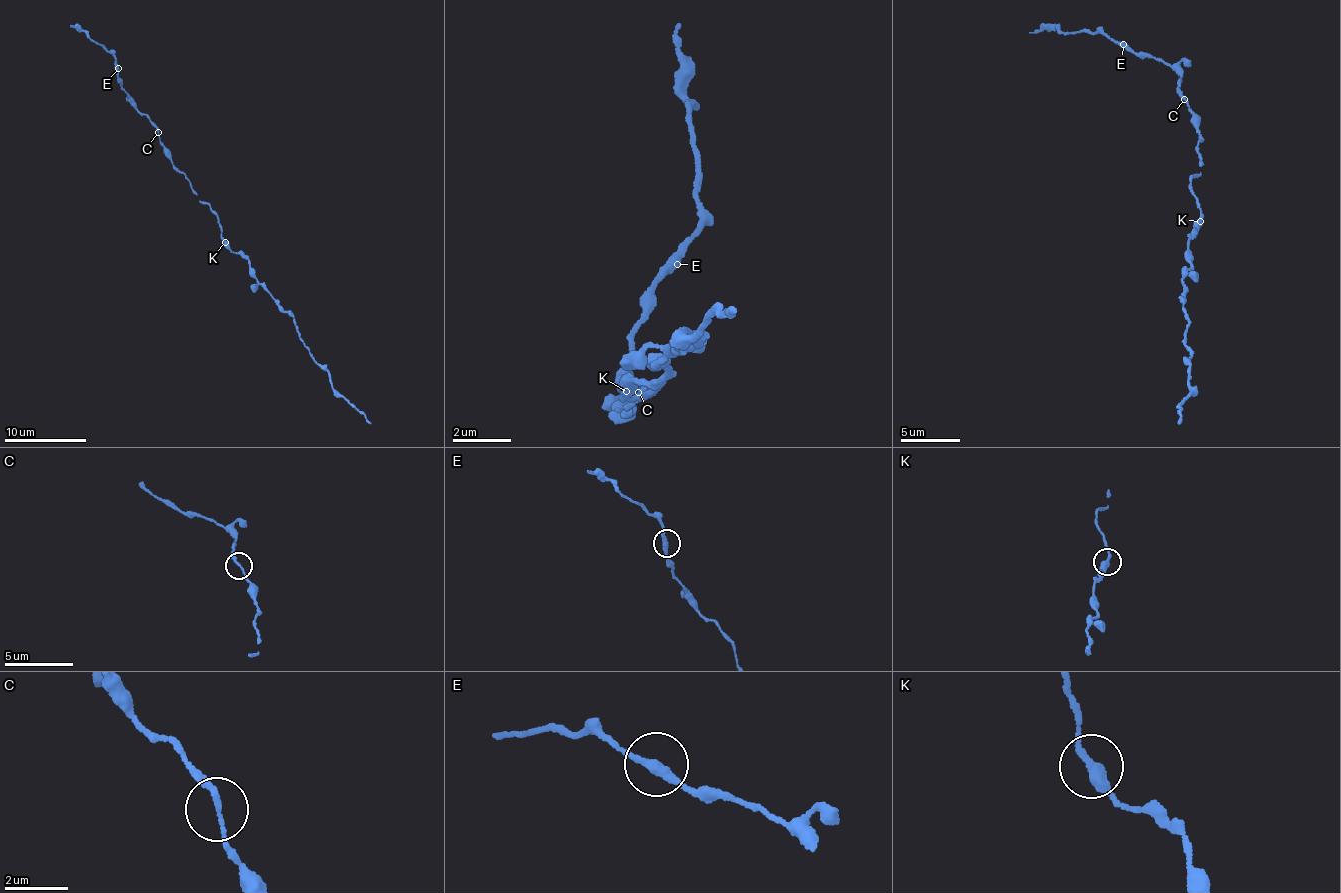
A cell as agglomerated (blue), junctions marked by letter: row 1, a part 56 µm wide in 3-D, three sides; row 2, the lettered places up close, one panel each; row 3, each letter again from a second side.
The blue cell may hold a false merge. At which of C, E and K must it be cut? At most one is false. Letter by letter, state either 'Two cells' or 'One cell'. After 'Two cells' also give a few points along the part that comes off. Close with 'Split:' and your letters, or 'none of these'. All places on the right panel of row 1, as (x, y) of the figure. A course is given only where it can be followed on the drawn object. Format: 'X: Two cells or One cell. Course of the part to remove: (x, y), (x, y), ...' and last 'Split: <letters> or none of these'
C: One cell
E: One cell
K: One cell
Split: none of these

